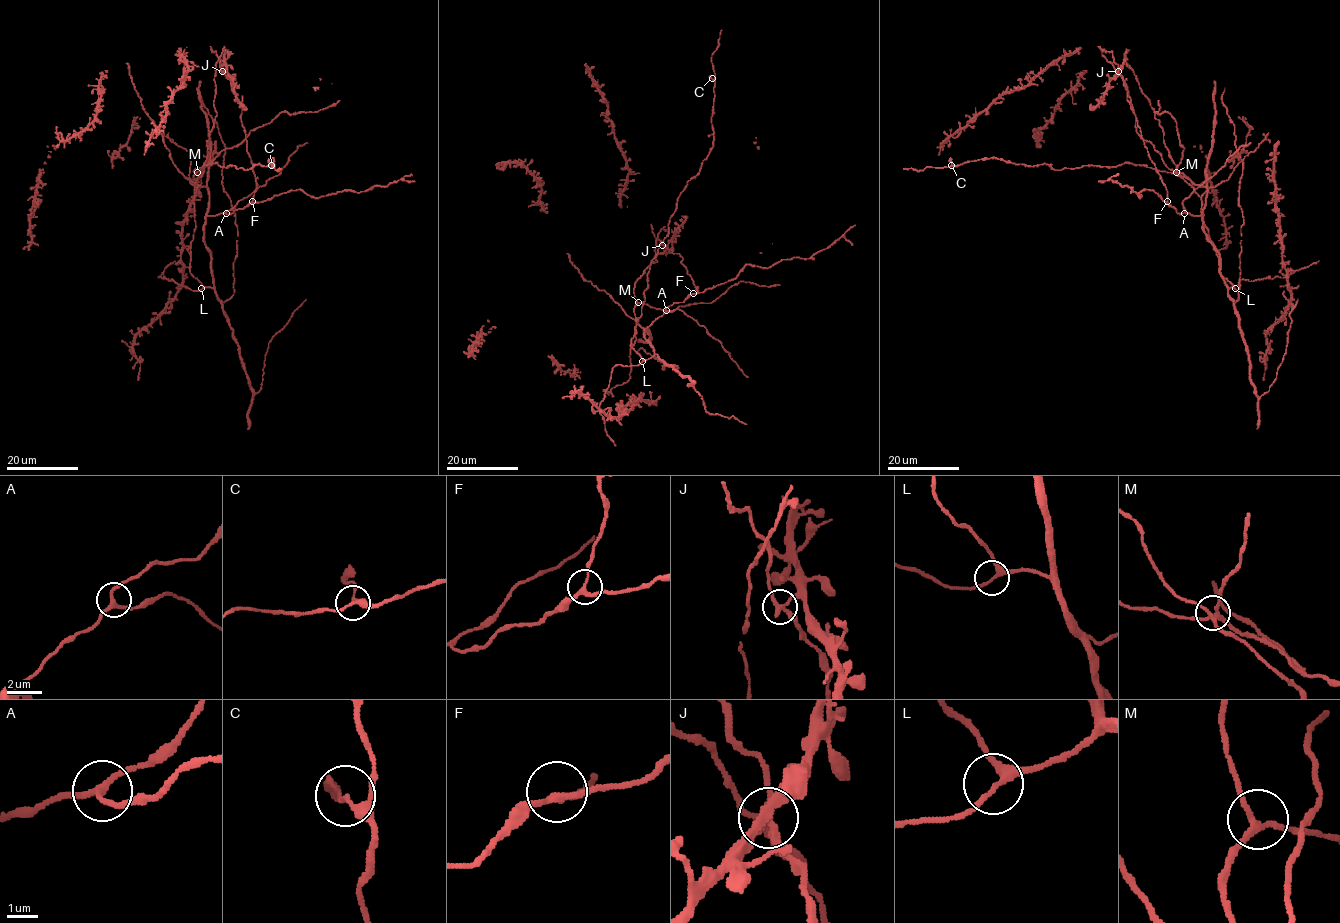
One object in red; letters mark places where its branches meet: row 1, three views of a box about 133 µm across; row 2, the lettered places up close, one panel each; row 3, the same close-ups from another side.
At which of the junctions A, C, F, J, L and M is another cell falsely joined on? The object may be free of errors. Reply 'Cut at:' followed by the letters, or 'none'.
Cut at: none

